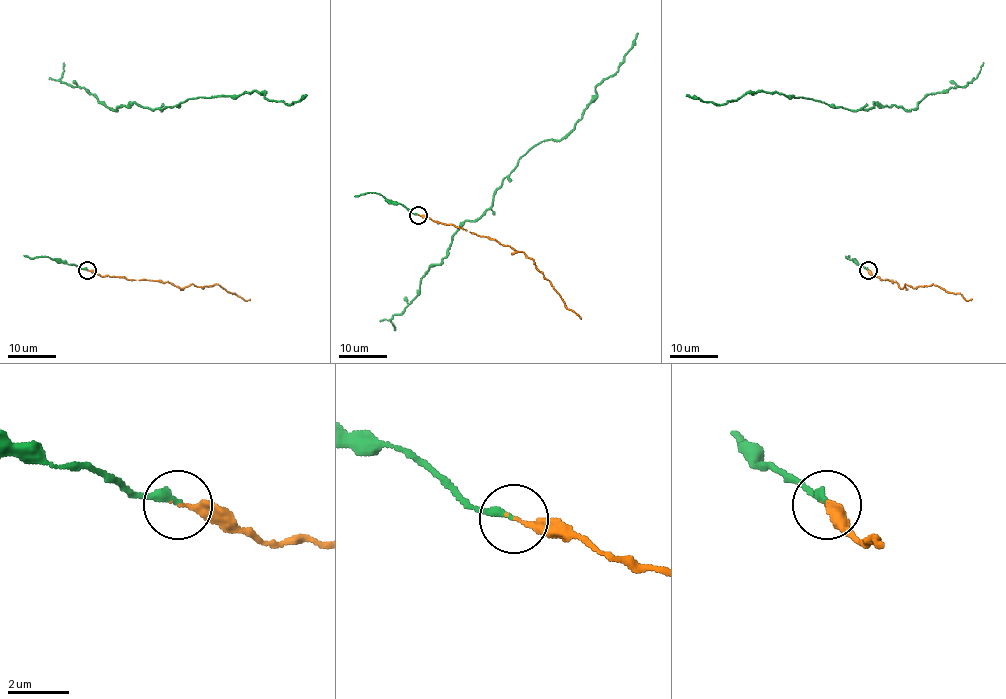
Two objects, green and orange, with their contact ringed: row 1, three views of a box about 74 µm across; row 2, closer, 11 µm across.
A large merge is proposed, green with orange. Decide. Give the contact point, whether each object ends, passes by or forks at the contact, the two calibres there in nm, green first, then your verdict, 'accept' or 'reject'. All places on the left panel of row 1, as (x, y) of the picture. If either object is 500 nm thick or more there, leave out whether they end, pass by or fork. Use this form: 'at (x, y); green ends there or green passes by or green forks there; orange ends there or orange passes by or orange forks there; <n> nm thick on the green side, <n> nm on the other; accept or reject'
at (87, 270); green ends there; orange ends there; 280 nm thick on the green side, 200 nm on the other; accept

